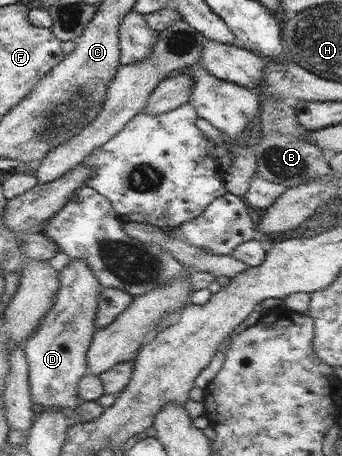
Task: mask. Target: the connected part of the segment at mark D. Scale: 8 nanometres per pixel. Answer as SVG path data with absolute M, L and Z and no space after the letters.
M71 258L69 264L60 271L59 283L57 301L46 312L33 334L25 339L25 358L29 368L31 398L36 409L59 406L75 411L82 403L77 393L80 381L89 375L87 349L97 331L95 308L99 307L102 287L87 262L79 258Z

